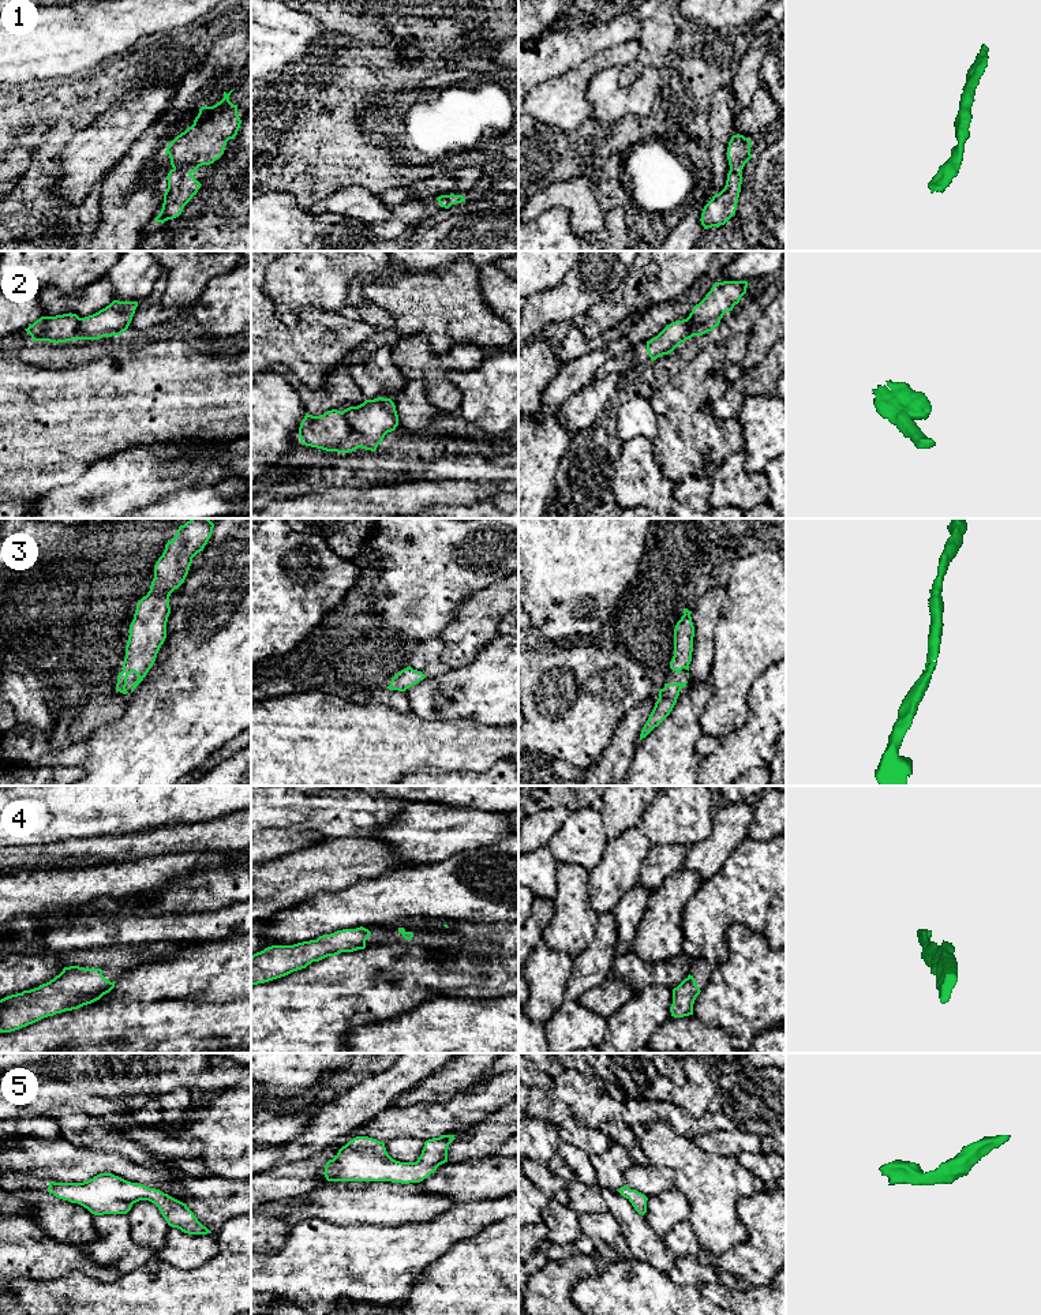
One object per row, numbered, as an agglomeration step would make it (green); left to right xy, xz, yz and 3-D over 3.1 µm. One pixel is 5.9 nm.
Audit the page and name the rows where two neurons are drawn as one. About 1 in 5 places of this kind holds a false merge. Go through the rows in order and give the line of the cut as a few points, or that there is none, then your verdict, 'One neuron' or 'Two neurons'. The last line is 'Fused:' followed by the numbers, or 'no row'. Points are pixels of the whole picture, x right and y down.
1: No split. One neuron
2: Split along xz (341, 412), (359, 446). Two neurons
3: No split. One neuron
4: No split. One neuron
5: No split. One neuron
Fused: 2

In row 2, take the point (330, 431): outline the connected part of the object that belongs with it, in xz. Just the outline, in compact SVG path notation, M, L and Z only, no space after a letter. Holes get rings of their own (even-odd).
M341 411L319 416L306 413L299 427L300 443L326 452L349 453L359 449L357 439Z

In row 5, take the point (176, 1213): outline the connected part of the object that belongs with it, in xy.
M100 1173L83 1183L50 1181L48 1192L56 1198L78 1203L94 1215L127 1214L139 1200L154 1203L169 1226L188 1235L211 1233L186 1203L143 1184L127 1181L112 1173Z

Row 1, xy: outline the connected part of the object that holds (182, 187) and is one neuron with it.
M233 90L228 94L224 91L224 98L216 105L202 106L194 124L168 143L165 154L171 158L172 169L166 176L168 188L156 222L164 224L181 214L202 186L192 173L218 160L226 142L237 135L241 120L237 105L229 101Z

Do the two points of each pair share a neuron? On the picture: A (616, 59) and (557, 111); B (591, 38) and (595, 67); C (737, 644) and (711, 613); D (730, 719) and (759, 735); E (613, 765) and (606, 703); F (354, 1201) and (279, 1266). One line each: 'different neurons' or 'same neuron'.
A: same neuron
B: different neurons
C: different neurons
D: different neurons
E: different neurons
F: different neurons

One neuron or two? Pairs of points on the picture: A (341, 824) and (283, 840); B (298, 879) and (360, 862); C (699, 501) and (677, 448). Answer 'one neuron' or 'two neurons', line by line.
A: two neurons
B: one neuron
C: two neurons

